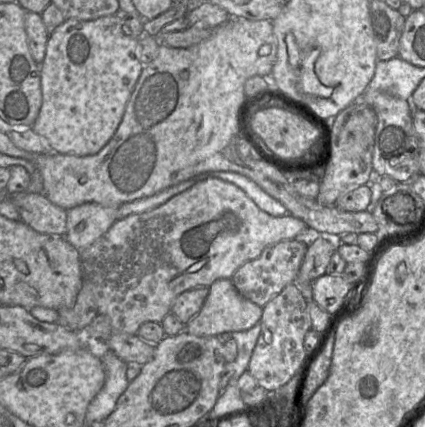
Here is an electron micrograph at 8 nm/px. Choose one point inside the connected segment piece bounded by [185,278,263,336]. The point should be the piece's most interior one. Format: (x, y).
(224, 310)

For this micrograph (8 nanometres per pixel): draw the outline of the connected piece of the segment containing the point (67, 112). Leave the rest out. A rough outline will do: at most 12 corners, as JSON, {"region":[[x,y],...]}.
{"region":[[117,14],[49,35],[32,129],[99,153],[144,65]]}

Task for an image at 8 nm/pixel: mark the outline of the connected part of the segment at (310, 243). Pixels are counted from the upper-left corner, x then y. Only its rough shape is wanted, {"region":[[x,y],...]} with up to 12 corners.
{"region":[[309,228],[308,249],[297,282],[313,283],[326,274],[335,247],[327,235]]}

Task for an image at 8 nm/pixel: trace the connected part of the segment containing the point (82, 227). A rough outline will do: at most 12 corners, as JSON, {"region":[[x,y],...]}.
{"region":[[118,207],[67,210],[64,238],[84,250],[117,221]]}

